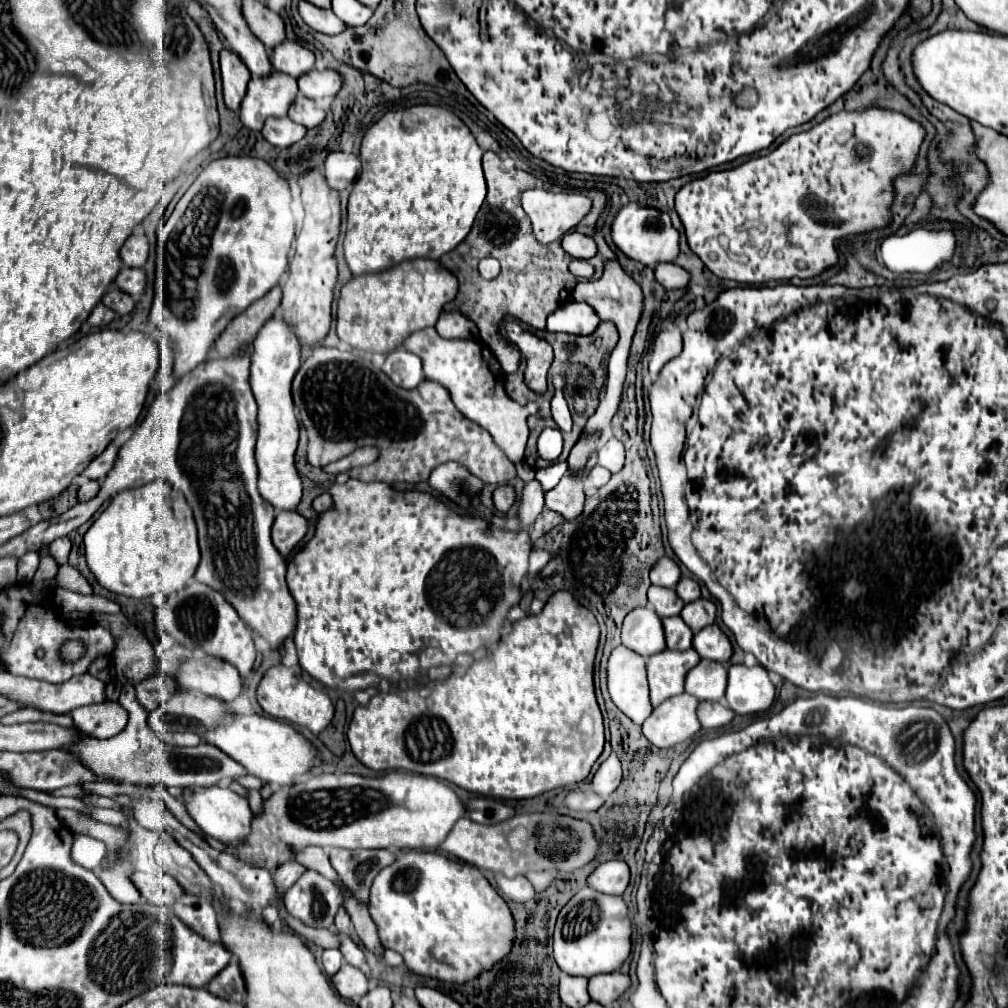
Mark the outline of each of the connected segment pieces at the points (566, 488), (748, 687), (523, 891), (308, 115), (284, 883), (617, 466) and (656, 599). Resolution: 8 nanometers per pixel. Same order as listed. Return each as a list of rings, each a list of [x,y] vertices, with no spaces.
[[[593,450],[591,456],[587,458],[587,464],[585,464],[583,472],[579,472],[579,474],[569,474],[567,472],[553,490],[545,492],[545,506],[549,510],[555,510],[555,512],[563,514],[565,520],[573,520],[575,516],[579,516],[579,512],[583,512],[583,500],[585,500],[583,484],[587,480],[589,470],[595,464],[597,464],[597,452]]]
[[[733,664],[729,668],[725,700],[735,714],[763,712],[775,700],[775,686],[763,666],[747,668],[745,664]]]
[[[495,874],[495,882],[497,888],[503,896],[507,896],[513,902],[527,902],[535,896],[533,886],[529,884],[529,880],[525,876],[515,876],[515,878],[507,878],[503,874]]]
[[[297,94],[295,102],[289,108],[289,118],[297,124],[303,124],[305,128],[315,128],[321,124],[321,120],[325,118],[325,110],[317,108],[313,100]]]
[[[299,862],[283,864],[283,868],[277,868],[273,872],[273,884],[275,884],[277,892],[283,894],[287,888],[291,888],[291,884],[295,882],[295,878],[299,878],[303,872],[305,872],[305,866],[301,866]]]
[[[609,438],[599,450],[599,464],[609,472],[619,472],[623,468],[623,462],[625,462],[623,444],[617,438]]]
[[[659,586],[649,588],[649,604],[661,618],[677,616],[685,606],[685,602],[679,600],[679,596],[671,588],[659,588]]]

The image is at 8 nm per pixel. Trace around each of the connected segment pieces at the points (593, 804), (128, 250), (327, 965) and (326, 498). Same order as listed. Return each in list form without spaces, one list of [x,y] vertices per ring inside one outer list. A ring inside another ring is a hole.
[[[573,790],[567,794],[565,798],[565,808],[569,808],[571,812],[593,812],[597,808],[601,808],[603,798],[595,796],[595,794],[587,794],[581,790]]]
[[[133,232],[121,248],[121,260],[129,268],[143,268],[149,258],[149,240],[143,232]]]
[[[329,948],[329,950],[323,952],[321,962],[323,962],[325,974],[327,974],[327,976],[333,976],[333,974],[339,972],[339,968],[341,968],[341,964],[343,964],[343,956],[341,956],[341,952],[339,952],[337,948]]]
[[[329,492],[319,494],[319,496],[313,500],[313,508],[315,508],[315,512],[317,512],[317,514],[319,514],[319,512],[325,512],[325,510],[329,510],[329,508],[333,508],[331,494],[329,494]]]

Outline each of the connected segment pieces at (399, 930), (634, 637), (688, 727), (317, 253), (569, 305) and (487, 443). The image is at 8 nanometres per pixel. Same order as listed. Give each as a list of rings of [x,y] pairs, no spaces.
[[[405,850],[403,856],[399,856],[391,866],[383,868],[371,886],[369,914],[377,924],[381,944],[399,952],[409,970],[449,982],[451,968],[463,970],[471,976],[491,968],[505,958],[513,940],[513,916],[505,900],[493,890],[487,878],[475,866],[449,860],[437,852]]]
[[[649,606],[631,610],[625,616],[625,622],[621,628],[621,644],[643,658],[649,658],[665,650],[661,618],[655,616],[655,612]]]
[[[687,694],[665,700],[643,722],[645,738],[657,748],[673,748],[675,744],[689,740],[701,728],[695,714],[697,704],[699,700]]]
[[[321,168],[303,176],[303,180],[299,180],[299,186],[303,190],[301,200],[303,200],[303,208],[305,208],[305,222],[297,236],[297,246],[295,246],[297,254],[293,256],[289,276],[283,286],[281,310],[283,310],[283,316],[287,316],[287,320],[291,320],[291,324],[295,324],[295,334],[299,336],[299,342],[303,344],[303,352],[305,352],[305,348],[315,348],[317,342],[321,338],[325,338],[325,334],[329,332],[329,326],[331,326],[331,302],[333,302],[333,288],[337,282],[337,262],[335,262],[333,250],[335,250],[335,244],[339,238],[341,208],[339,208],[339,192],[331,192],[331,188],[327,188]]]
[[[569,300],[547,318],[547,330],[575,334],[575,336],[591,334],[599,322],[601,322],[599,316],[595,314],[595,310],[589,304]]]
[[[315,348],[309,358],[303,360],[299,372],[293,378],[293,402],[299,408],[301,422],[307,430],[307,460],[311,466],[327,466],[361,446],[377,446],[379,458],[369,466],[351,468],[351,478],[361,482],[387,482],[387,484],[417,484],[427,480],[435,464],[443,464],[447,460],[461,462],[469,468],[471,474],[479,476],[485,484],[503,486],[511,482],[515,474],[515,466],[501,448],[493,442],[487,430],[465,418],[455,404],[451,402],[449,392],[431,380],[423,380],[415,390],[403,390],[391,382],[391,378],[377,368],[367,358],[351,358],[349,352],[341,352],[337,348]]]

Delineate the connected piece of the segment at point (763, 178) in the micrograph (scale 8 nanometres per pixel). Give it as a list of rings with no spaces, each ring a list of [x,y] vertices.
[[[879,108],[839,112],[807,132],[791,136],[767,156],[691,180],[675,196],[675,210],[685,226],[689,248],[715,276],[741,284],[813,278],[837,262],[837,238],[889,224],[893,178],[913,168],[923,136],[925,130],[899,112]]]

